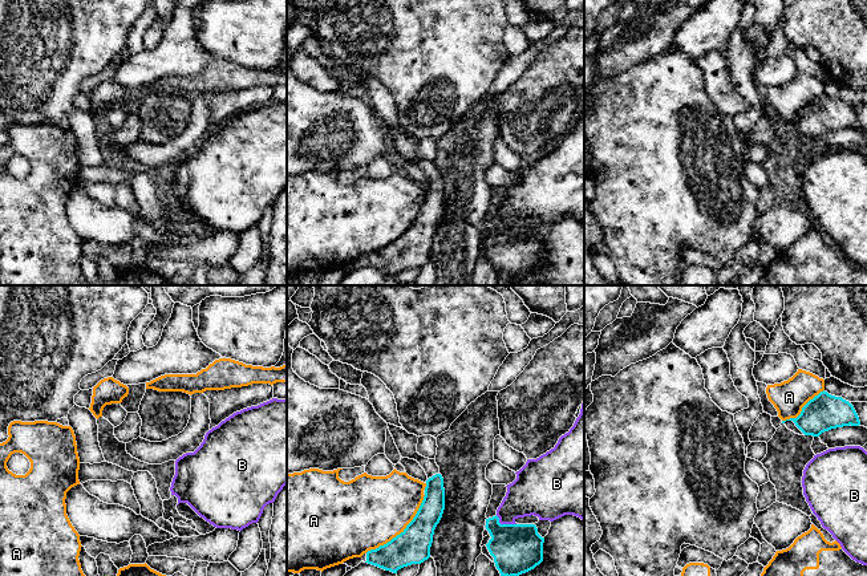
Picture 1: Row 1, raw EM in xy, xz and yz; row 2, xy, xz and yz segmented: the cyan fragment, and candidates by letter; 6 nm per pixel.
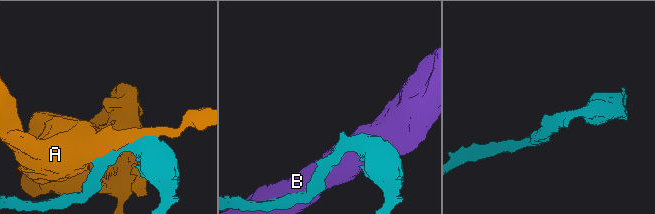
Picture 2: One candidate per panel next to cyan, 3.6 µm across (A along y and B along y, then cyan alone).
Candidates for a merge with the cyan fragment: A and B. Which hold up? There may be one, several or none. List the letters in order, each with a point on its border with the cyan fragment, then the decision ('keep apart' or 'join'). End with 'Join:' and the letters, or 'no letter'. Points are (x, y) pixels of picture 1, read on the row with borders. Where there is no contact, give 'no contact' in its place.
A: meets cyan in xz at (401, 532); keep apart
B: meets cyan in xz at (505, 524); keep apart
Join: no letter

